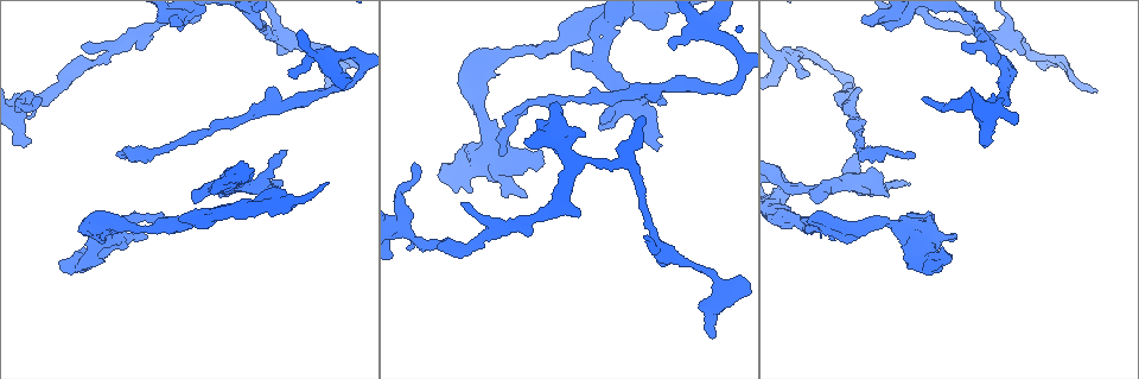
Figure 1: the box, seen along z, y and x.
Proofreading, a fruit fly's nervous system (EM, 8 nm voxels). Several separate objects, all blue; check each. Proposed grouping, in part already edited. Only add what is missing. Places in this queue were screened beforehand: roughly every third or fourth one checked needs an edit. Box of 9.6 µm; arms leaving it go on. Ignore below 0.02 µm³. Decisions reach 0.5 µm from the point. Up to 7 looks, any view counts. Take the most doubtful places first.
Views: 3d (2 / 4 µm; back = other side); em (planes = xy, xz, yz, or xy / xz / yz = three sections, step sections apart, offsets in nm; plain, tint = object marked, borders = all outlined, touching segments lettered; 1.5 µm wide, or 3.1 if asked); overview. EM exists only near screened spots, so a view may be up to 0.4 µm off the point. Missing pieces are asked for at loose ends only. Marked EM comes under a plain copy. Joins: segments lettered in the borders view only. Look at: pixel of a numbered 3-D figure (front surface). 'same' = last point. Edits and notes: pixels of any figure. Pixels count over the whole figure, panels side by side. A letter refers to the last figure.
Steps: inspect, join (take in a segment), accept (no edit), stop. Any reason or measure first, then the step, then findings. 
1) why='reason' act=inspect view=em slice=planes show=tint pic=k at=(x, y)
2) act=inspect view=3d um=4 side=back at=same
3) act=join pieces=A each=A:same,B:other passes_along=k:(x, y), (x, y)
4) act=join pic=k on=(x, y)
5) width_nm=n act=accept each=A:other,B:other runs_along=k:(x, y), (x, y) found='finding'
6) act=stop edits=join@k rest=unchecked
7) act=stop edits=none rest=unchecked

why='end of a long branch' act=inspect view=em slice=yz step=8 show=tint pic=1 at=(501, 153)

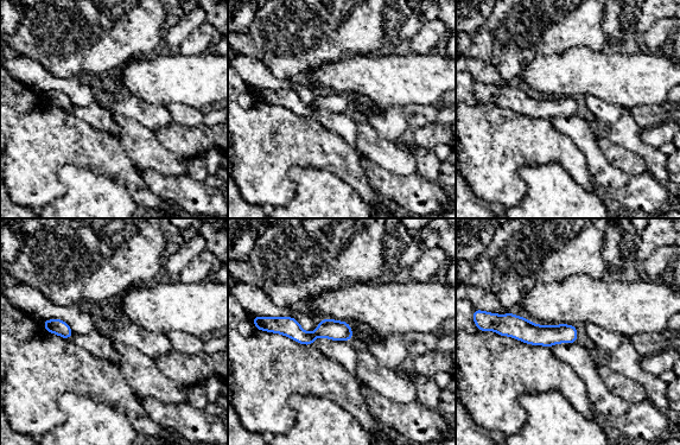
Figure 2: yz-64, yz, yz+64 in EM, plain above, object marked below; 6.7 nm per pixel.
why='another direction' act=inspect view=em slice=planes show=borders at=same

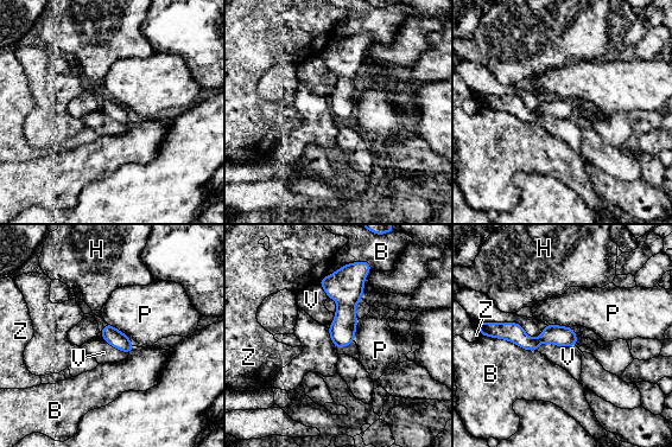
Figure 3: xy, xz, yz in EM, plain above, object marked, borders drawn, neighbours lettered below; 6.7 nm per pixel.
act=accept each=B:other,H:other,P:other,V:other,Z:other runs_along=3:(495, 332), (524, 340), (574, 339) found='no lettered segment goes on from it'

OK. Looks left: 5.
why='branch stops here' act=inspect view=em slice=planes show=borders pic=1 at=(602, 129)

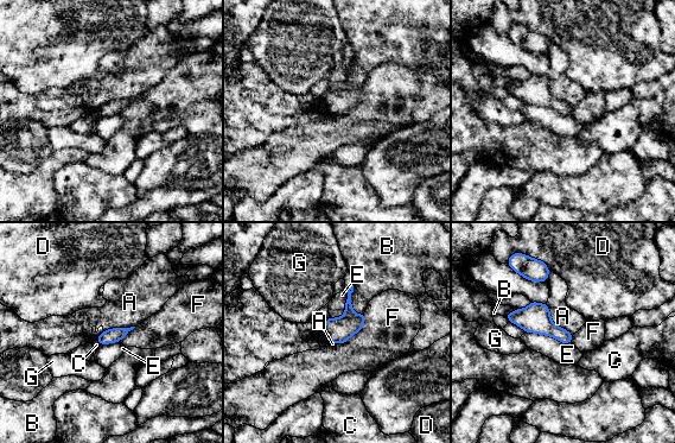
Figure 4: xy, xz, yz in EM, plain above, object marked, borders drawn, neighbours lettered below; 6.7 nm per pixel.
act=accept each=A:other,B:other,C:other,D:other,E:other,F:other,G:other border=4:(546, 304), (551, 320), (572, 335) found='none of them fits'

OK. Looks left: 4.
why='free end' act=inspect view=em slice=planes show=borders pic=1 at=(543, 164)

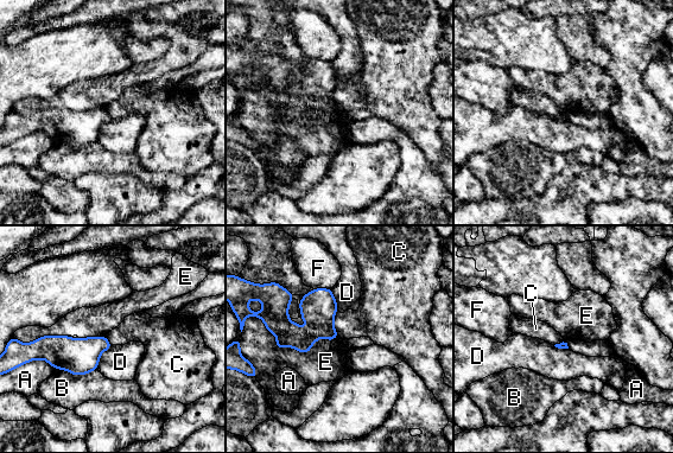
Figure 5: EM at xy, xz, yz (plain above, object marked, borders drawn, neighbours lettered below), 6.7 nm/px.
act=accept each=A:other,B:other,C:other,D:other,E:other,F:other found='none of them fits'

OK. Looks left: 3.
act=stop edits=none rest=unchecked

